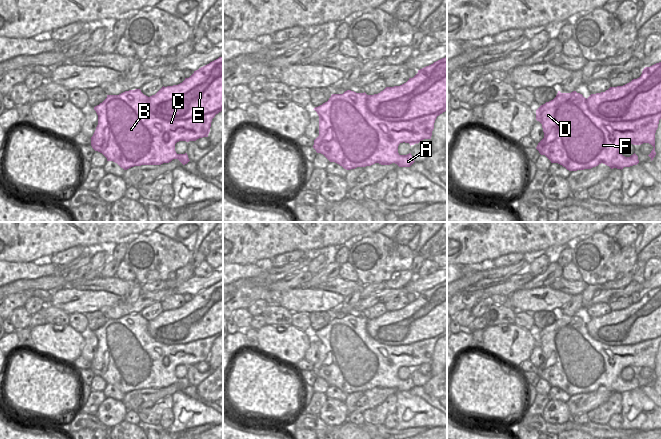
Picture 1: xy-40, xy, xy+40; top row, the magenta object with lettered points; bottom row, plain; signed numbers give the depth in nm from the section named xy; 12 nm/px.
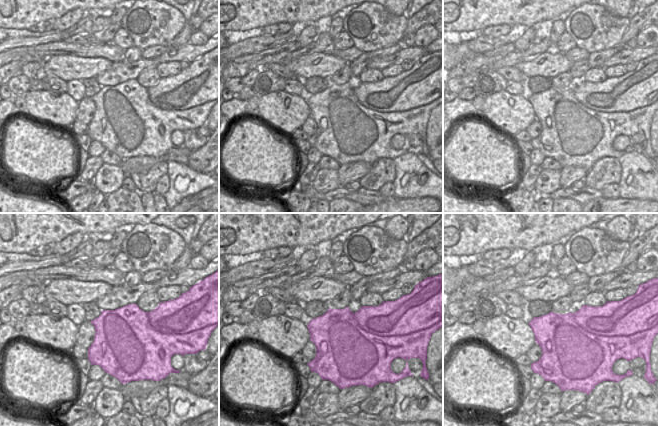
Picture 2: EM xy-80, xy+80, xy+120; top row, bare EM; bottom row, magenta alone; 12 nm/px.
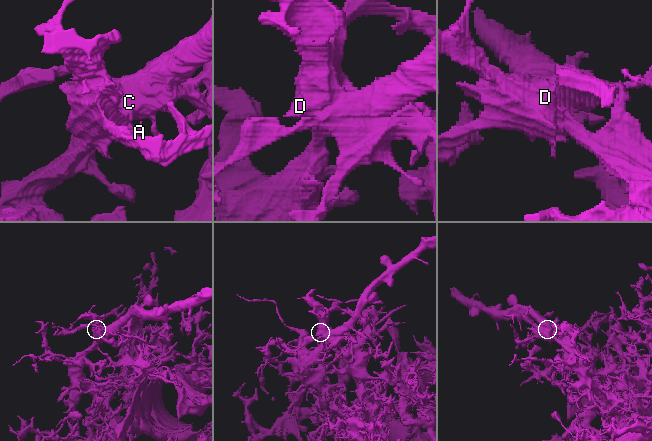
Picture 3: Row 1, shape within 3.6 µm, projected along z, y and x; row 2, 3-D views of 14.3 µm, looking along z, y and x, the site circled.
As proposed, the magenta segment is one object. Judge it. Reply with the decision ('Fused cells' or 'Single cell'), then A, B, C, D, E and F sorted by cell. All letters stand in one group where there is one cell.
Fused cells. Groups: A B C D F / E

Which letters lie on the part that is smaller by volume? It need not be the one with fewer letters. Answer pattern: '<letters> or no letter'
E

